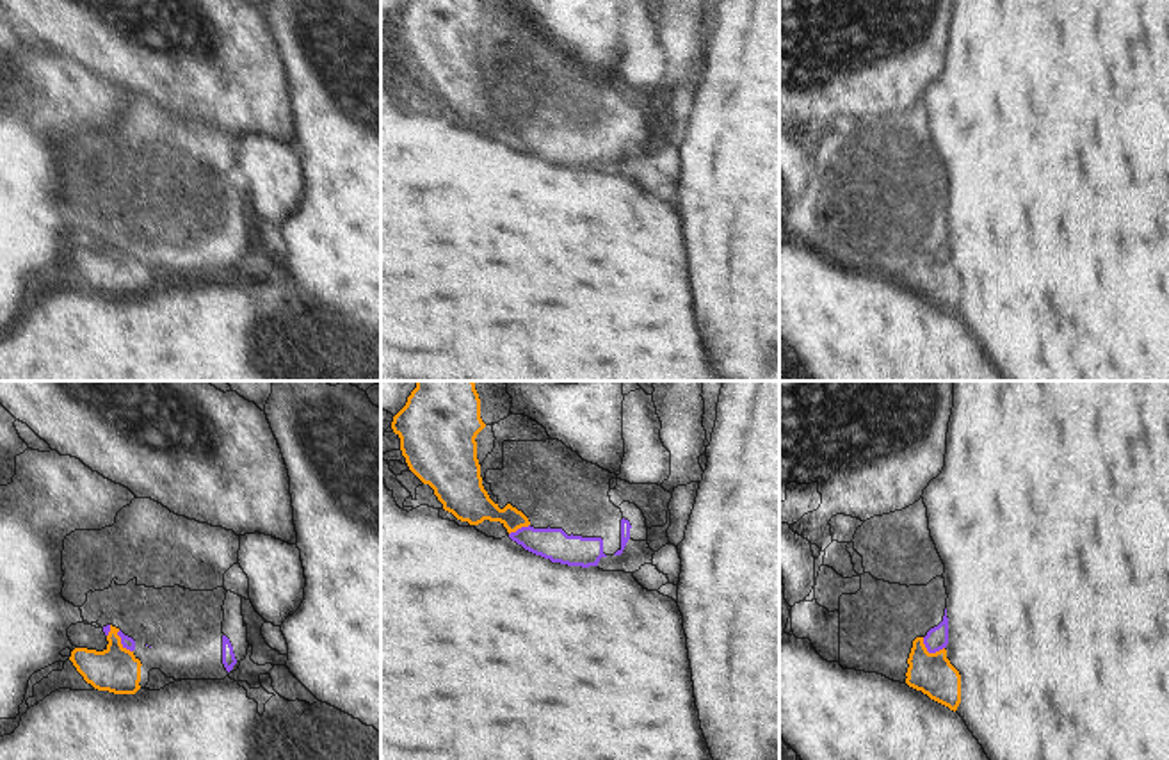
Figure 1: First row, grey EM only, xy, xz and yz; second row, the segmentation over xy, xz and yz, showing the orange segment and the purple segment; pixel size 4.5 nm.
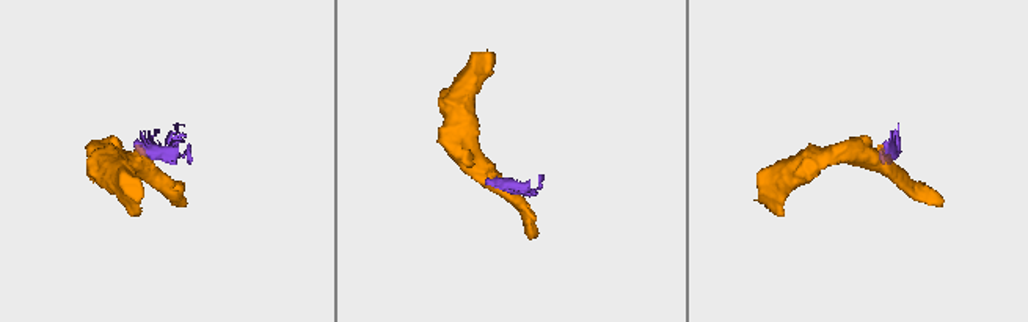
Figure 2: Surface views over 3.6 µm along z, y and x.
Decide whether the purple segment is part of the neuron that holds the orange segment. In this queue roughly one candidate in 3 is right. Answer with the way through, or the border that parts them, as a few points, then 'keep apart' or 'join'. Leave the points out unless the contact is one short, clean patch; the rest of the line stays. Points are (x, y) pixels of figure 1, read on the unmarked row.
border along yz (922, 239), (929, 253), (943, 250); keep apart

